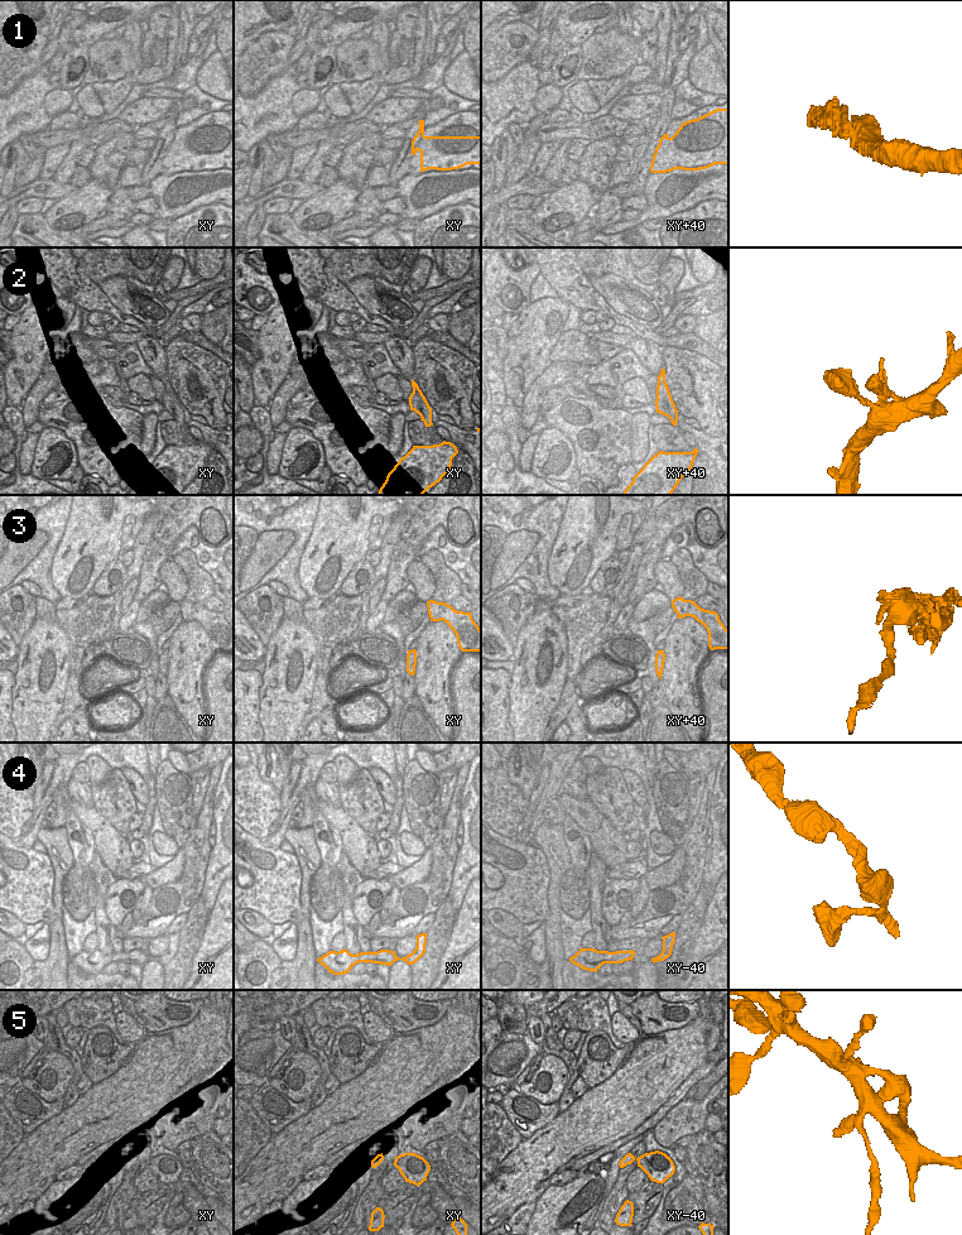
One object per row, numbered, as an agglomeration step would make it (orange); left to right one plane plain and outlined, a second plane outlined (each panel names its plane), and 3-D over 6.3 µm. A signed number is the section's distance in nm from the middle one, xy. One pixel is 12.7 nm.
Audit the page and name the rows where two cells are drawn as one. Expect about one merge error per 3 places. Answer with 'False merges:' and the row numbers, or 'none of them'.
False merges: 3

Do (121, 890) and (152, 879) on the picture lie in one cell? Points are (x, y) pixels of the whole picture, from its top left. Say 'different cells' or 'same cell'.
different cells

